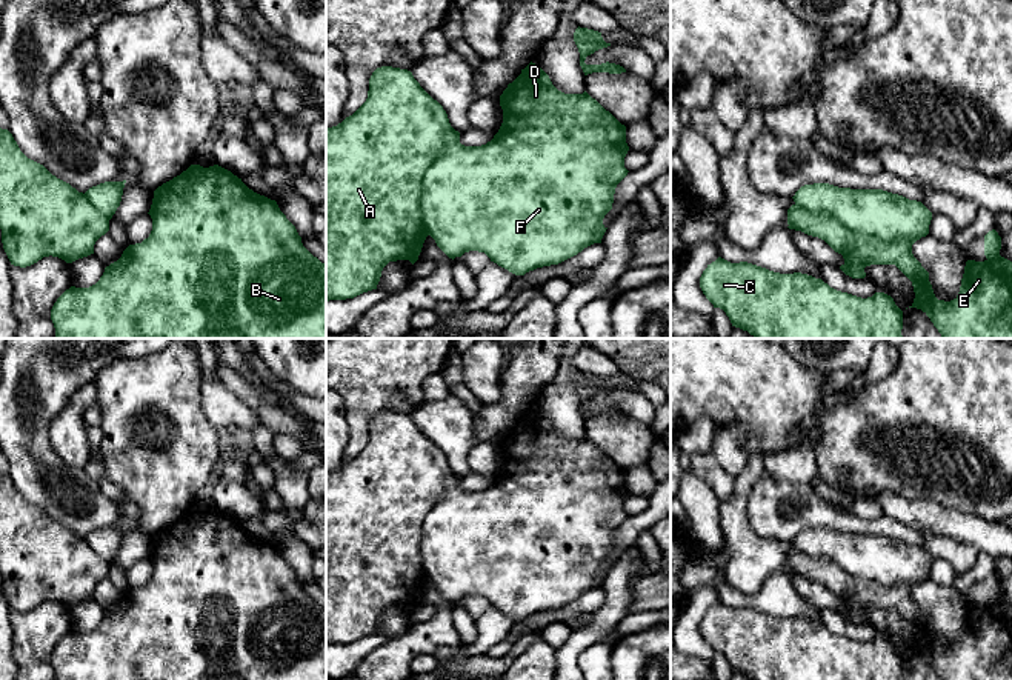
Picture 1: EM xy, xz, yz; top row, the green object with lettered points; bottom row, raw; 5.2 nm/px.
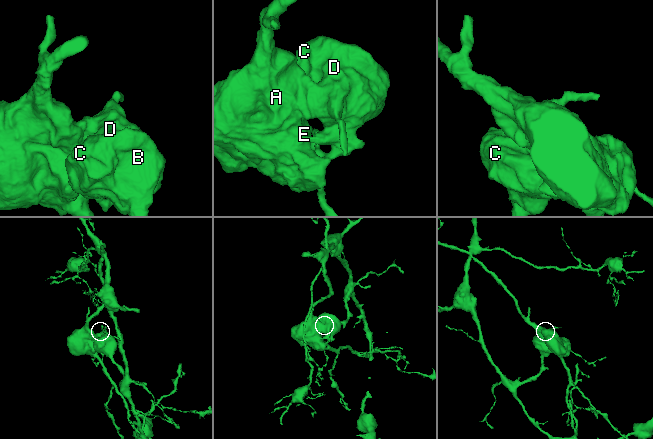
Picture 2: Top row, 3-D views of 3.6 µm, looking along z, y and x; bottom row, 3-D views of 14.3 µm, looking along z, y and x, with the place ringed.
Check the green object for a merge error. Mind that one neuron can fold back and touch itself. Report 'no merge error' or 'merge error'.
merge error

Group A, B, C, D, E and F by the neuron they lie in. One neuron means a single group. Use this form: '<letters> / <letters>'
A E / B C D F

